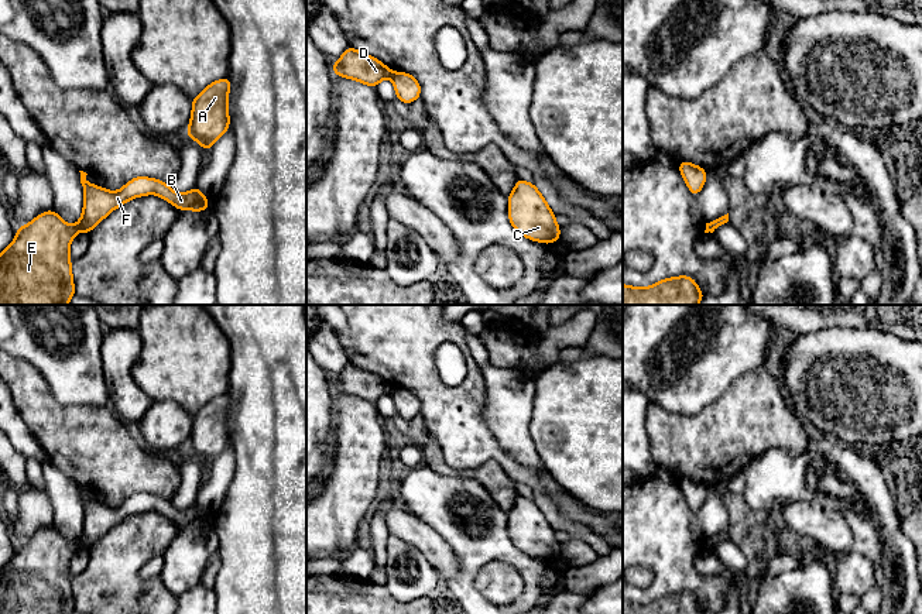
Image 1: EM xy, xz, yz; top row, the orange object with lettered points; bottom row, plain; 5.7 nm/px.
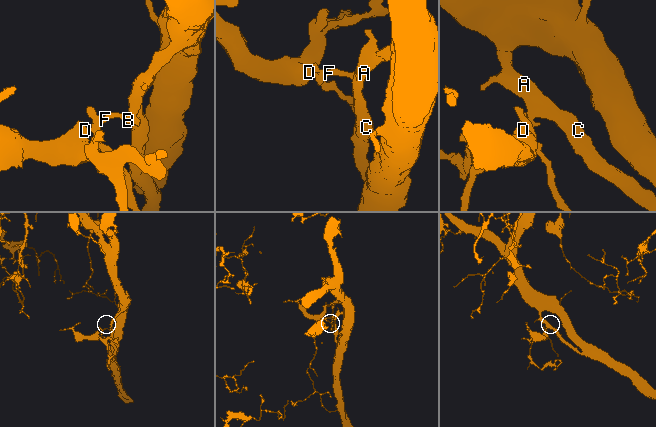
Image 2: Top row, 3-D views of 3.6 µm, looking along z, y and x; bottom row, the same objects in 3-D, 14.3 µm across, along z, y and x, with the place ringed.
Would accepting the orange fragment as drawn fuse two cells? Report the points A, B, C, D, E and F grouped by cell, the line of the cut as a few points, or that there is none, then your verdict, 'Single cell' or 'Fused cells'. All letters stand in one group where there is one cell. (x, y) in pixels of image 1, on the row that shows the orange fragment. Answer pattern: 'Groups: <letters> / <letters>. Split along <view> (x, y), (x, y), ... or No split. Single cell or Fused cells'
Groups: A B C F / D E. Split along xy (75, 226), (78, 230). Fused cells

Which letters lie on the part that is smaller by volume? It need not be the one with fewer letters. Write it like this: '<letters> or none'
D, E

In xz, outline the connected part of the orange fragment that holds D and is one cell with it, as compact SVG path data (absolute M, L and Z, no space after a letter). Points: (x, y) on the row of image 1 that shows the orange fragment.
M350 45L340 59L332 64L332 68L337 76L354 79L371 88L376 88L383 79L393 75L393 71L383 62Z

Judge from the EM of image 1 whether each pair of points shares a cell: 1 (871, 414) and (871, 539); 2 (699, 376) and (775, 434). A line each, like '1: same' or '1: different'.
1: different
2: different

